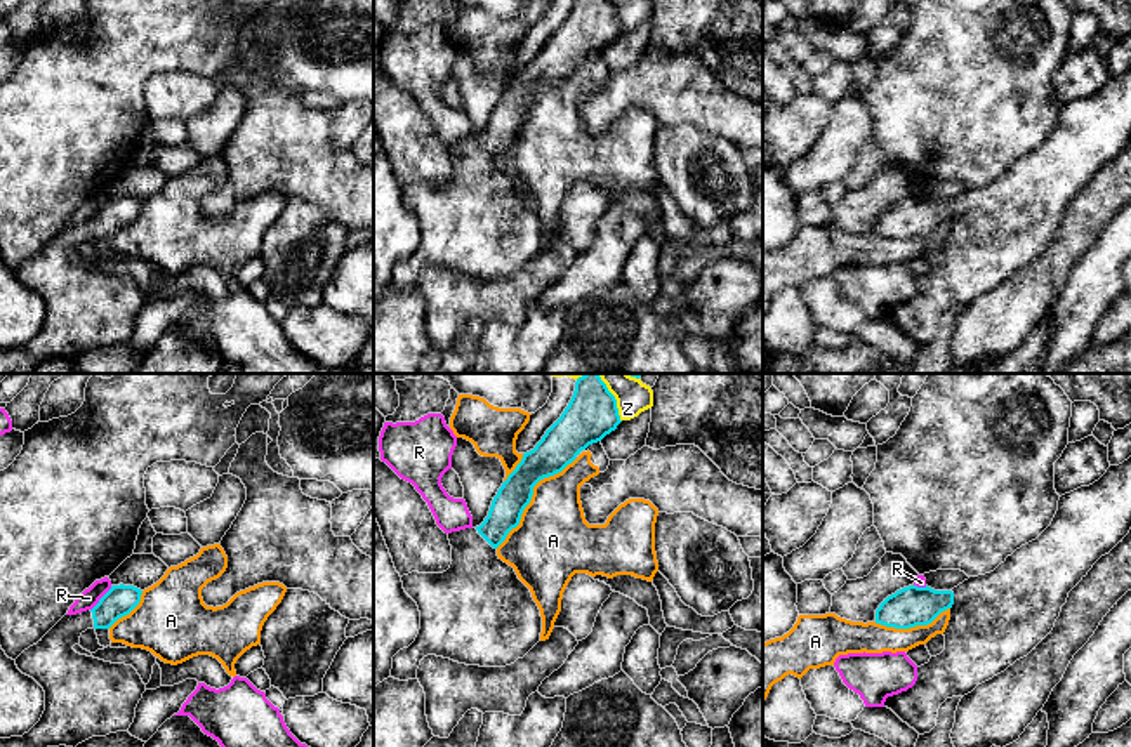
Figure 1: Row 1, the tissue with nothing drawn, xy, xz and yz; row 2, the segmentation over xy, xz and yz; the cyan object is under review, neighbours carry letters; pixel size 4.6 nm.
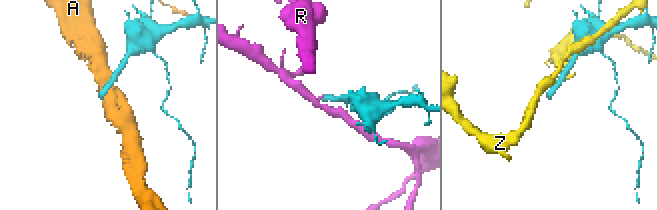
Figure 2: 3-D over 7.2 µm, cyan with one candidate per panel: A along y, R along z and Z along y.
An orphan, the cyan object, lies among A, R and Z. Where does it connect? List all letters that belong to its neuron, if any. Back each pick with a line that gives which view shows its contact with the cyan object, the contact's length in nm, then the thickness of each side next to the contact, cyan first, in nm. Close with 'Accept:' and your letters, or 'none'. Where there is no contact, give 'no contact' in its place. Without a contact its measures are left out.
Accept: none

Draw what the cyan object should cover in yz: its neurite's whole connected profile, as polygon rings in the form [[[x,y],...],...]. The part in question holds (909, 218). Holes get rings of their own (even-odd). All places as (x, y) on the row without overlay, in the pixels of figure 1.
[[[1131,68],[1119,76],[1110,76],[1093,96],[1062,106],[1051,136],[1035,151],[1008,167],[994,182],[969,188],[952,202],[909,196],[888,207],[876,221],[876,235],[910,240],[931,235],[945,221],[950,222],[950,231],[943,243],[945,261],[917,278],[916,295],[888,307],[884,318],[919,346],[929,344],[947,309],[964,307],[1004,283],[1053,241],[1068,203],[1101,167],[1122,153],[1129,141]]]

